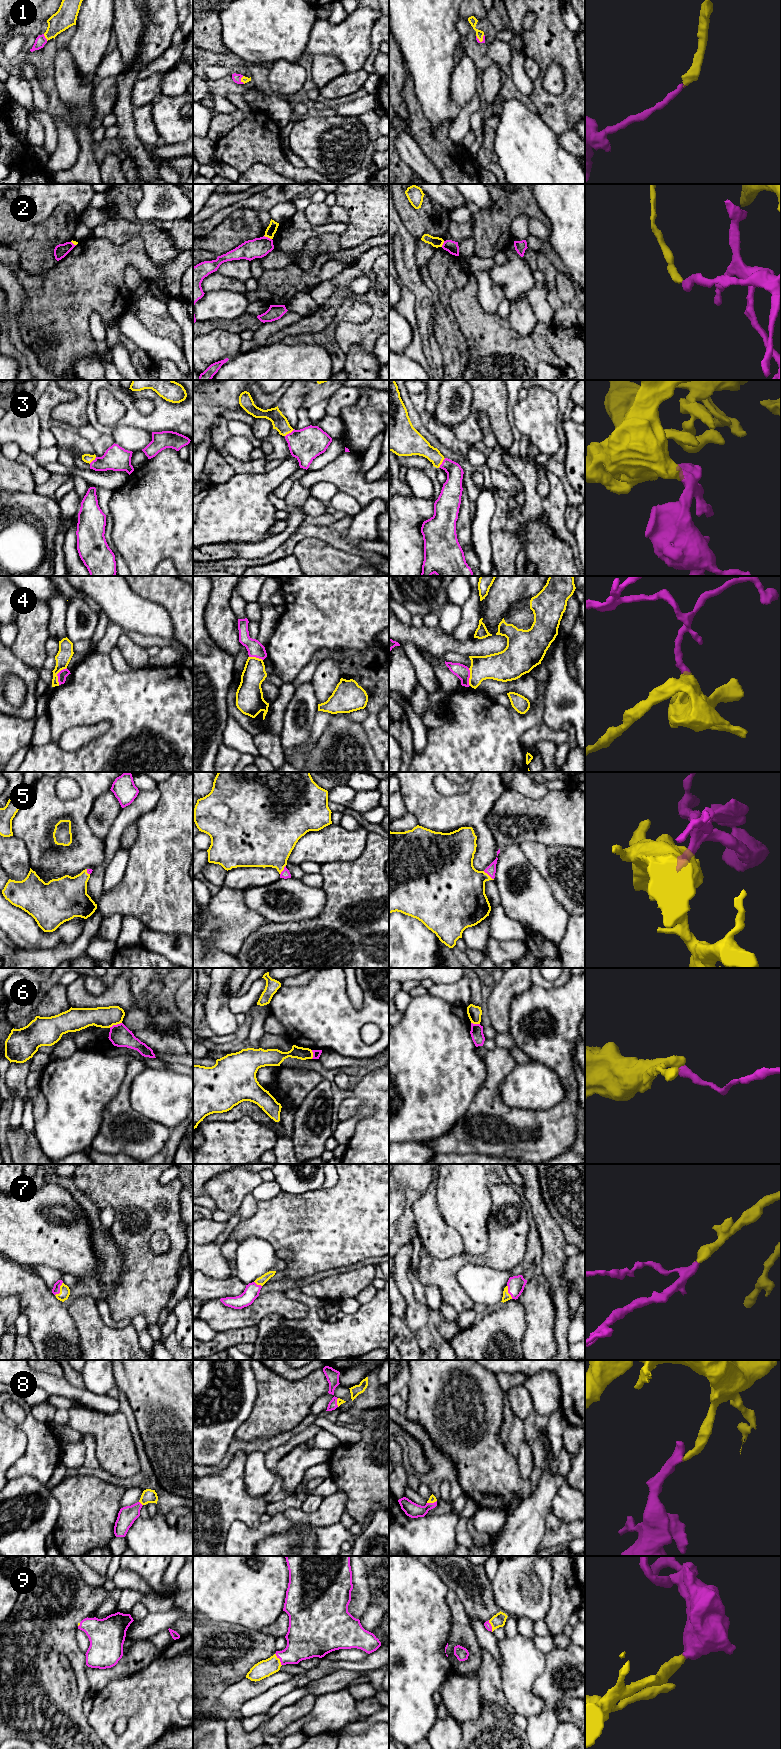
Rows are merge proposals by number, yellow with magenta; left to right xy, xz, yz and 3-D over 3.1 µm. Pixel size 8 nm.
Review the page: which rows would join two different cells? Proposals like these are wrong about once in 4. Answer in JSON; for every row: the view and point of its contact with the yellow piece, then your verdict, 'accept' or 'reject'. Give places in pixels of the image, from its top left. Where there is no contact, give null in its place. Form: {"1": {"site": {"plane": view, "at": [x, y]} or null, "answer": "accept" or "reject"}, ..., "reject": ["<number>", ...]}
{"1": {"site": {"plane": "xy", "at": [45, 37]}, "answer": "accept"}, "2": {"site": {"plane": "xz", "at": [268, 237]}, "answer": "reject"}, "3": {"site": {"plane": "yz", "at": [441, 463]}, "answer": "accept"}, "4": {"site": {"plane": "xy", "at": [56, 675]}, "answer": "reject"}, "5": {"site": {"plane": "yz", "at": [487, 874]}, "answer": "accept"}, "6": {"site": {"plane": "xy", "at": [115, 1024]}, "answer": "reject"}, "7": {"site": {"plane": "xy", "at": [60, 1289]}, "answer": "accept"}, "8": {"site": {"plane": "xy", "at": [140, 1502]}, "answer": "accept"}, "9": {"site": {"plane": "xz", "at": [279, 1659]}, "answer": "accept"}, "reject": ["2", "4", "6"]}

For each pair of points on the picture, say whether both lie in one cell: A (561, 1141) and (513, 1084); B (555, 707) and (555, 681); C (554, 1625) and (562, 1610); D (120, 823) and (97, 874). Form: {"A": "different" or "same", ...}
{"A": "different", "B": "same", "C": "same", "D": "same"}

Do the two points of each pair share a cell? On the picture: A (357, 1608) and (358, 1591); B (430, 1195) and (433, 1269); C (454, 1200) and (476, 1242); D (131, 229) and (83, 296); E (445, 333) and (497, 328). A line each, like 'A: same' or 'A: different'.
A: same
B: different
C: same
D: different
E: different

